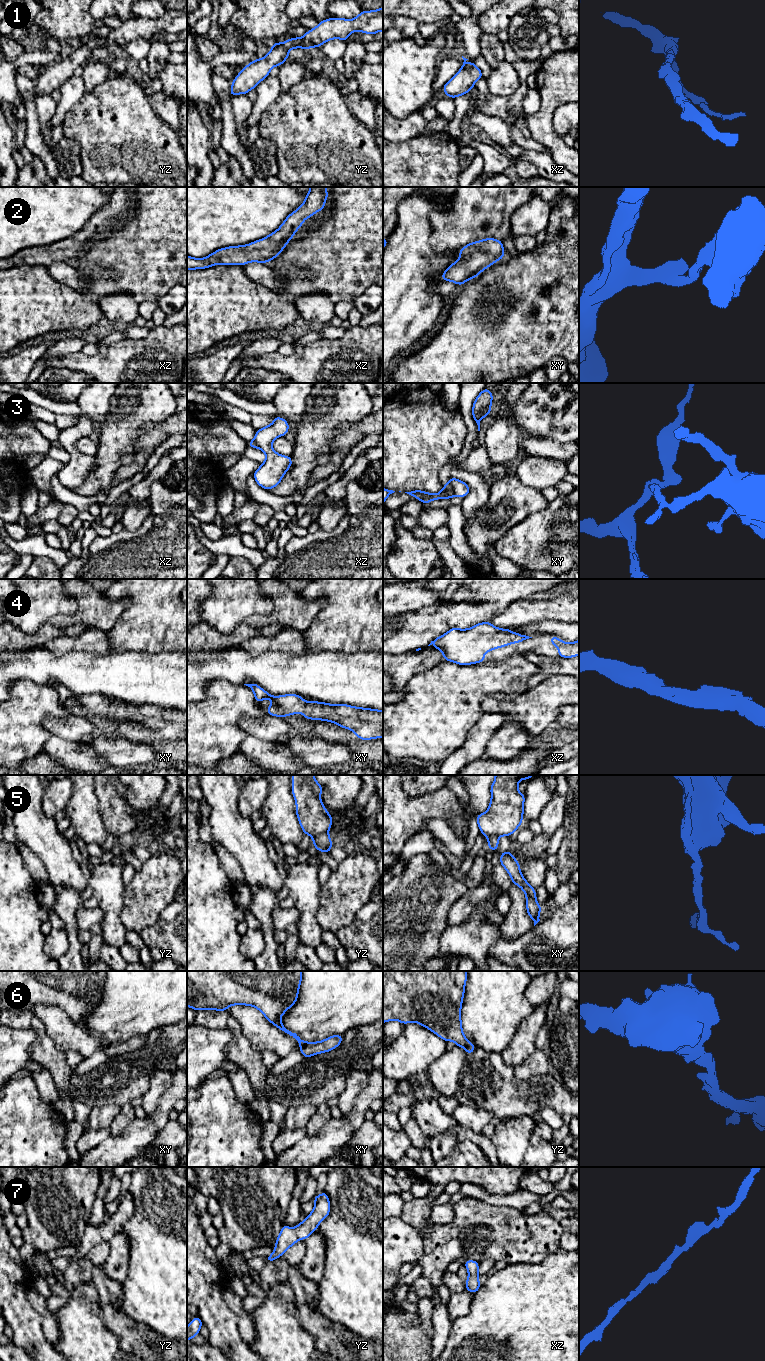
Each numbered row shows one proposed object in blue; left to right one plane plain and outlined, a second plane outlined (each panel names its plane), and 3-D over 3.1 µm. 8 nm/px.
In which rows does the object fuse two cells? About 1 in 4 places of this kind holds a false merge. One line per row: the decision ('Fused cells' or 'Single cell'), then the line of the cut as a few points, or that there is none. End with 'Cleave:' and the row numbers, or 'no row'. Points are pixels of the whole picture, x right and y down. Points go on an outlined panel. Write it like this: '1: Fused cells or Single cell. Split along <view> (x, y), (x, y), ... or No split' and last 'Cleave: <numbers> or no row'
1: Single cell. No split
2: Single cell. No split
3: Fused cells. Split along xy (448, 482), (454, 495)
4: Single cell. No split
5: Fused cells. Split along yz (327, 832), (323, 832), (313, 839)
6: Single cell. No split
7: Single cell. No split
Cleave: 3, 5

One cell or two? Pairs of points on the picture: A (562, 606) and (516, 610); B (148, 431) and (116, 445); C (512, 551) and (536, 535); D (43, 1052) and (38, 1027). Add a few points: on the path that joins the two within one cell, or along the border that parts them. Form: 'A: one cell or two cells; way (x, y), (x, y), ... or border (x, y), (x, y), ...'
A: one cell; way (551, 609), (527, 610)
B: two cells; border (156, 422), (141, 427), (134, 439), (135, 452)
C: one cell; way (518, 545), (524, 545), (530, 541)
D: one cell; way (43, 1046), (41, 1033)

